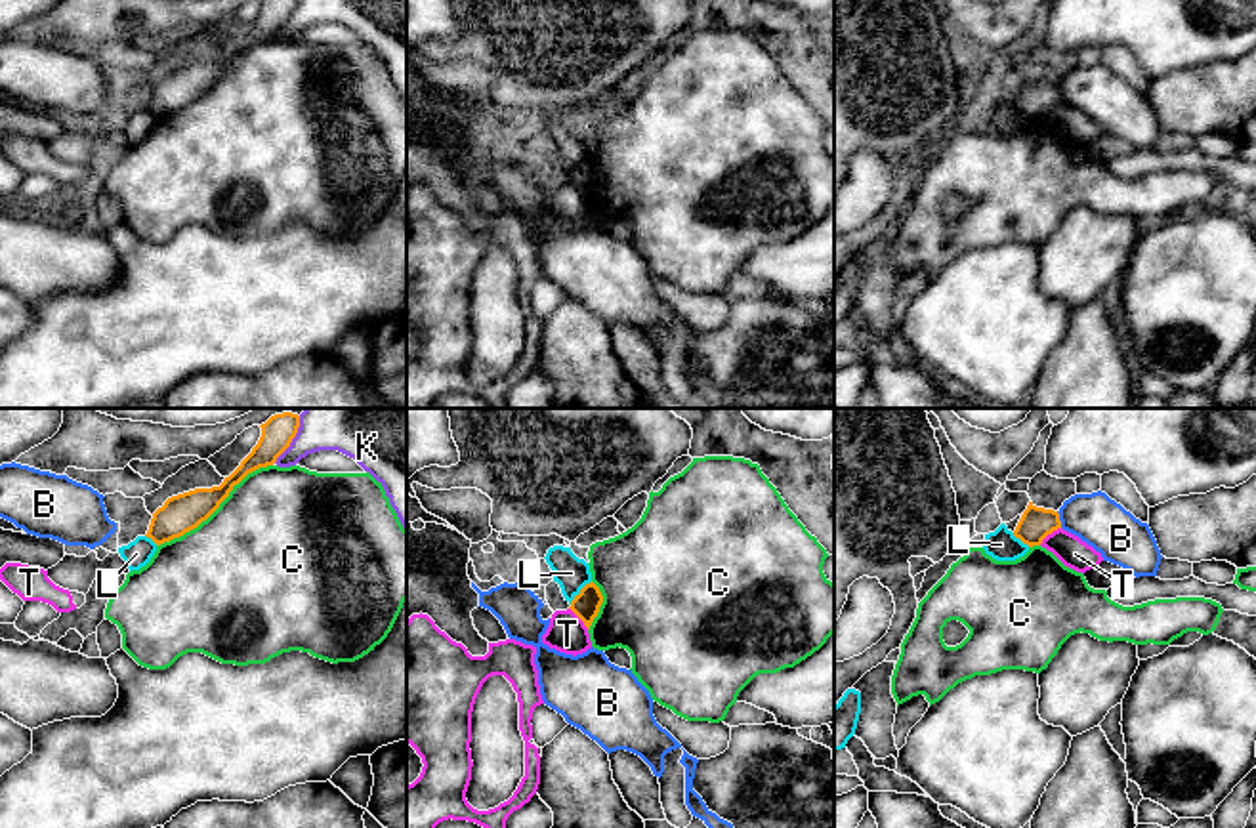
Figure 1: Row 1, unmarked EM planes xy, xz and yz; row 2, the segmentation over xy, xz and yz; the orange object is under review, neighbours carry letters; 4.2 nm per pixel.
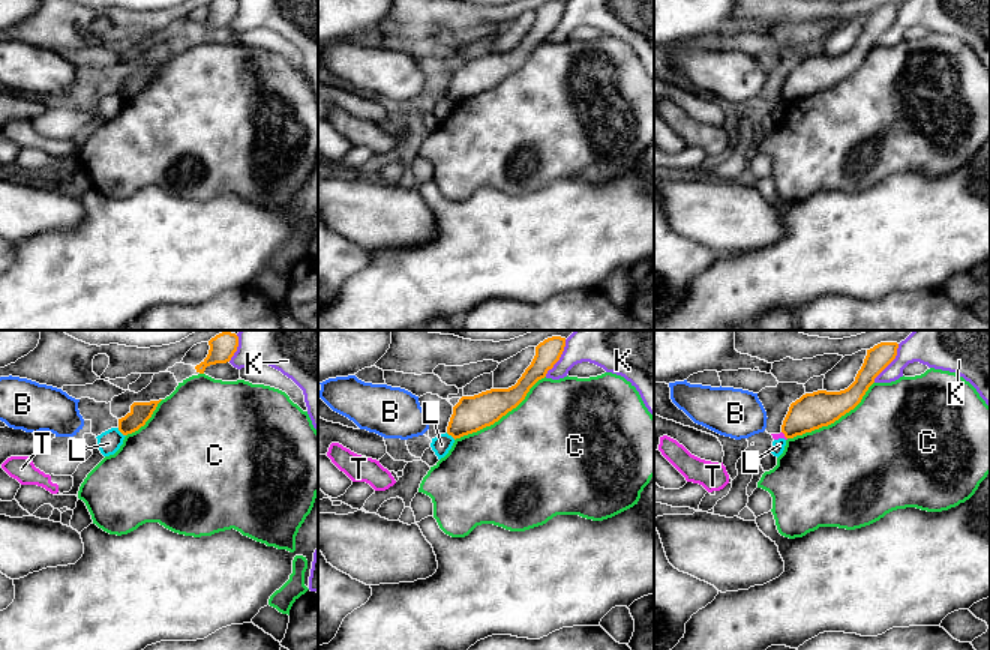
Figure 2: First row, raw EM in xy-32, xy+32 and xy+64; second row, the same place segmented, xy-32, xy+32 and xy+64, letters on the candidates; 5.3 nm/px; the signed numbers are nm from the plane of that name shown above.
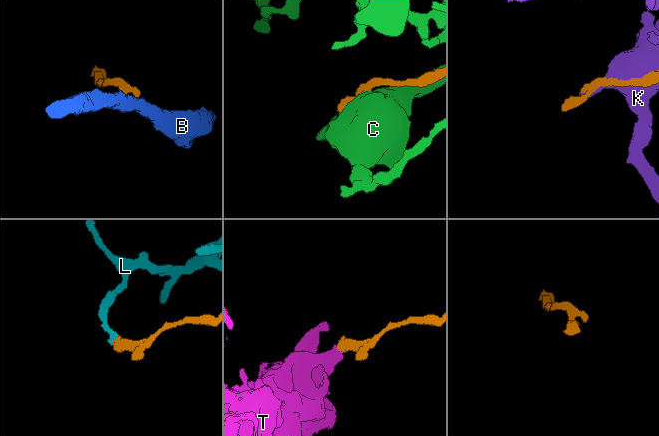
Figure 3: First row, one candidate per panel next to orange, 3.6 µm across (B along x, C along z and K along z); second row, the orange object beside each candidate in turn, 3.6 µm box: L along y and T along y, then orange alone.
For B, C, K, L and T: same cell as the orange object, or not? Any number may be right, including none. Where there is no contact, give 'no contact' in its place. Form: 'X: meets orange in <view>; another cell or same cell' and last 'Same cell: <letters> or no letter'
B: meets orange in yz; another cell
C: meets orange in xy; another cell
K: meets orange in xy; another cell
L: meets orange in xz; another cell
T: meets orange in yz; another cell
Same cell: no letter

